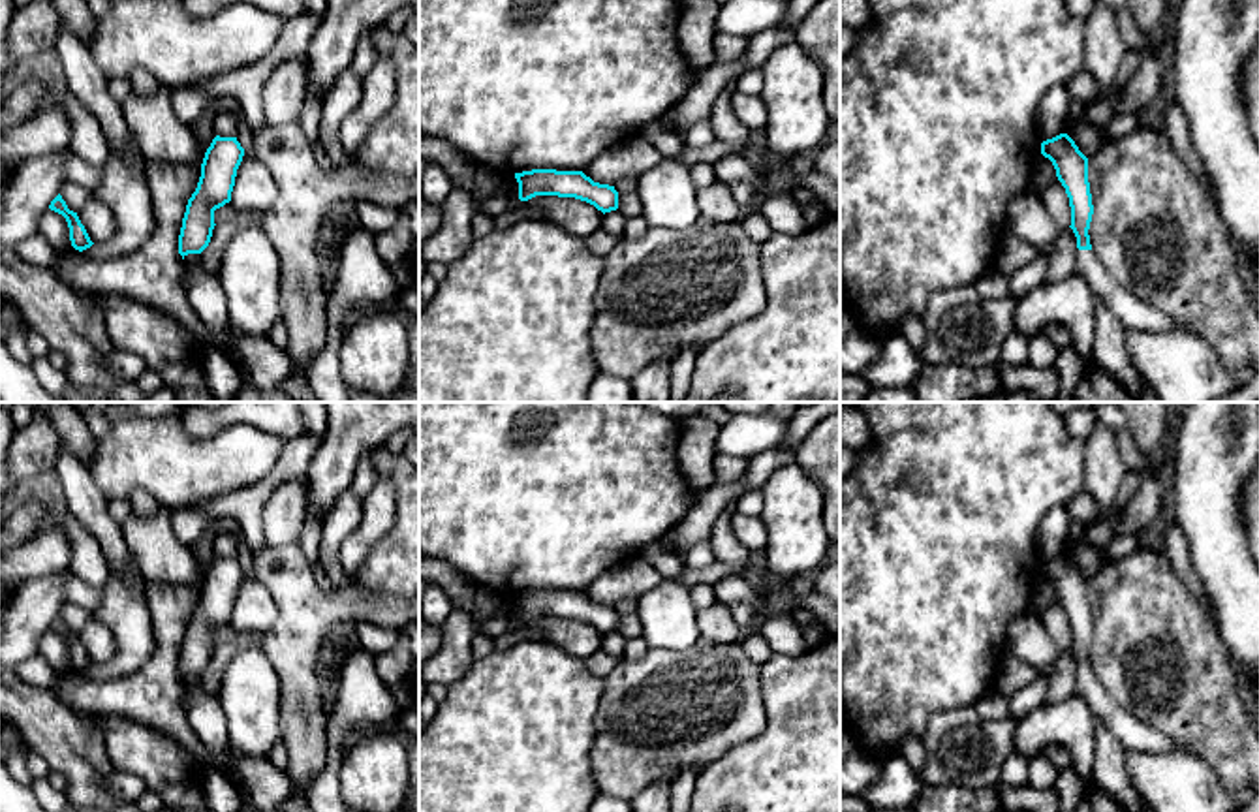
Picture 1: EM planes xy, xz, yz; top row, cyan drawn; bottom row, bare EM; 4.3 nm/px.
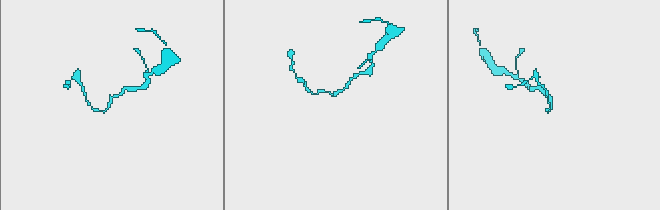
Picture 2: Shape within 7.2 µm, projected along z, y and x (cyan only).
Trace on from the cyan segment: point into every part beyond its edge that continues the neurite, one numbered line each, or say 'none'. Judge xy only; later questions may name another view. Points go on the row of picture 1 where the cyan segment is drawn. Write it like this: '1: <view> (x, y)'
none

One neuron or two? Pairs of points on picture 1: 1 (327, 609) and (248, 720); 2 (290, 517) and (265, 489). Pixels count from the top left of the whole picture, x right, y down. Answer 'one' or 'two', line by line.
1: two
2: two

